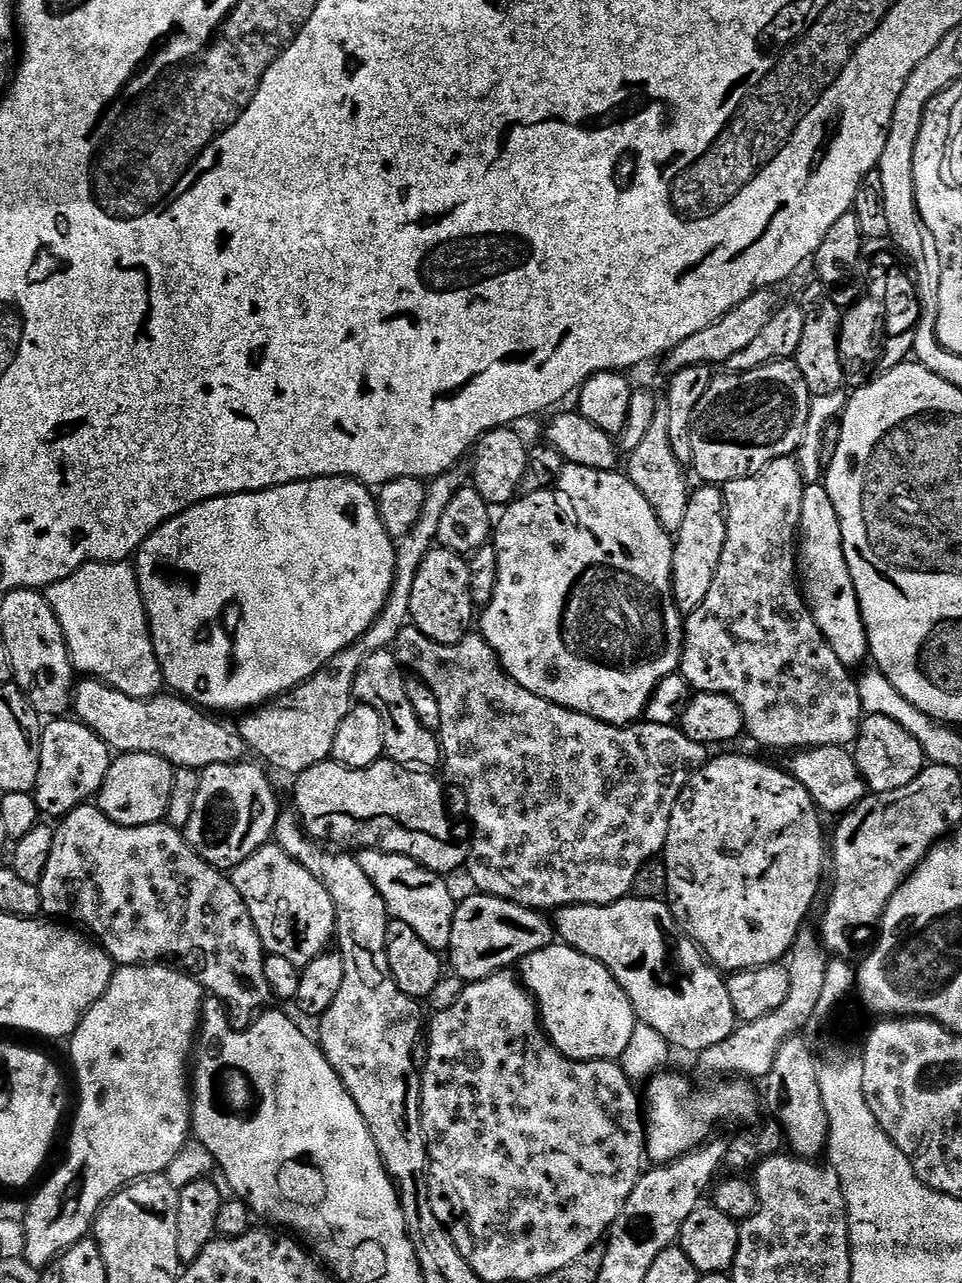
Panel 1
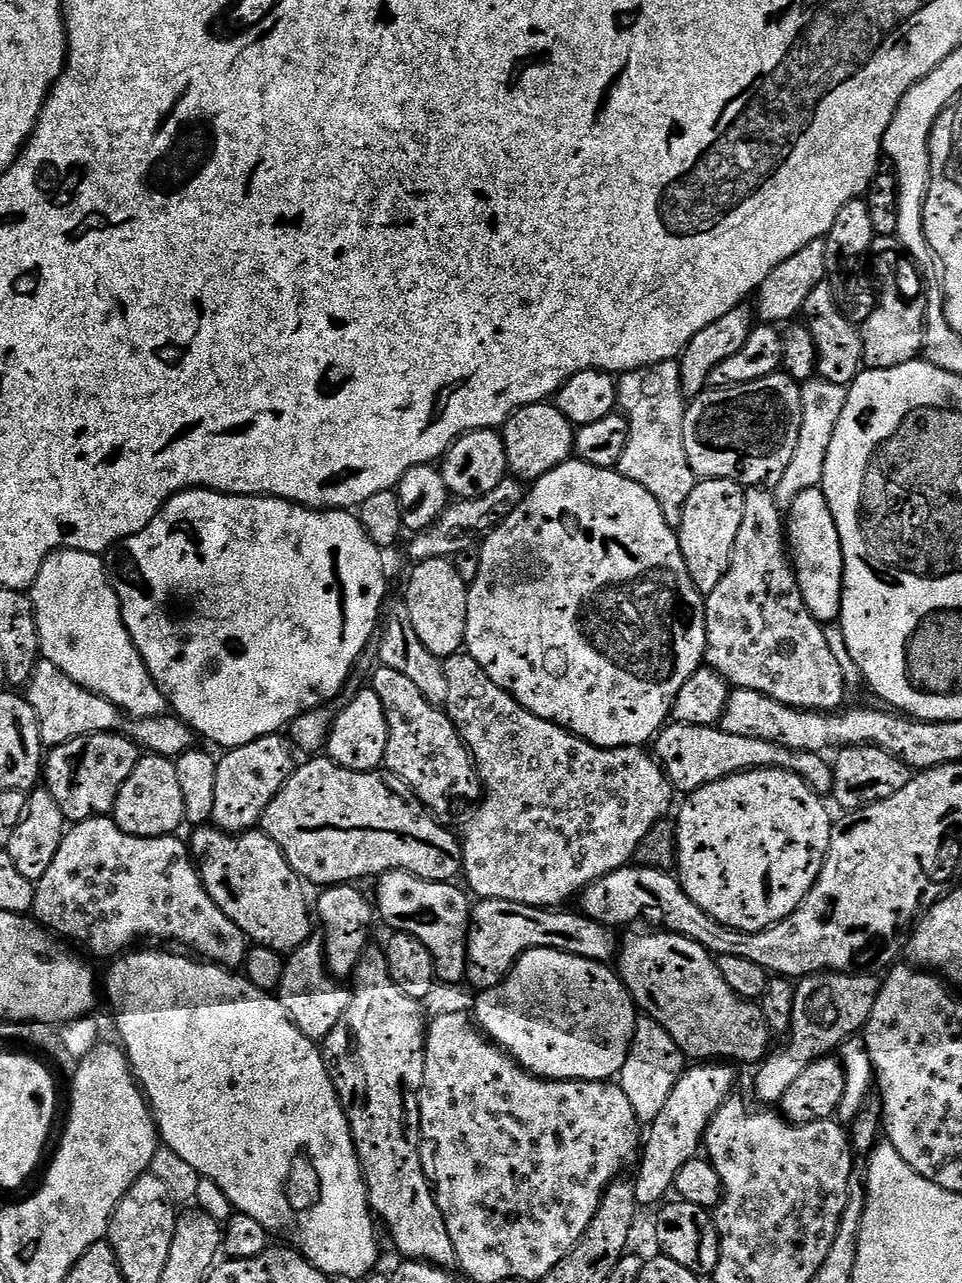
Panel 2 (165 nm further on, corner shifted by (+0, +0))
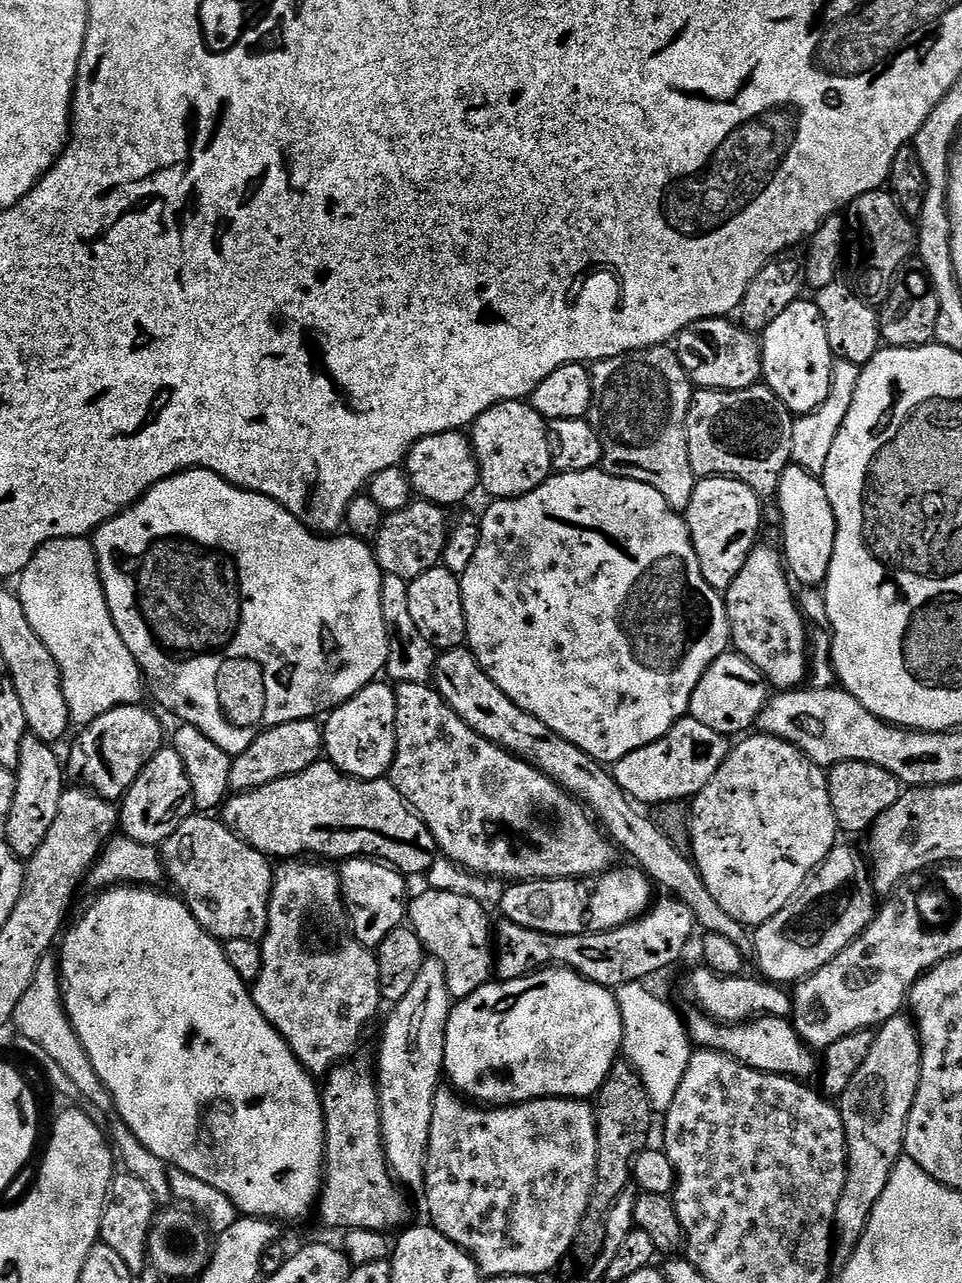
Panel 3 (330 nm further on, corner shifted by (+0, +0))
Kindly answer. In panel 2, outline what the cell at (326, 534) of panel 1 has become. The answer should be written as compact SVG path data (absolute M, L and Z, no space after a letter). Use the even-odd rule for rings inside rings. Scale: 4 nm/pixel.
M189 488L168 499L160 507L159 514L141 532L115 545L115 552L112 564L110 560L112 588L118 594L124 625L138 654L146 662L146 670L150 670L153 682L158 690L162 690L169 709L193 733L200 735L201 732L209 740L209 745L217 744L220 750L246 746L246 742L254 742L263 736L275 736L287 729L302 713L327 705L328 700L347 682L364 647L371 640L373 643L385 607L384 595L388 592L384 560L380 557L383 556L382 549L370 542L370 534L366 534L359 515L339 508L305 508L302 504L280 500L277 496L229 496L227 492Z

